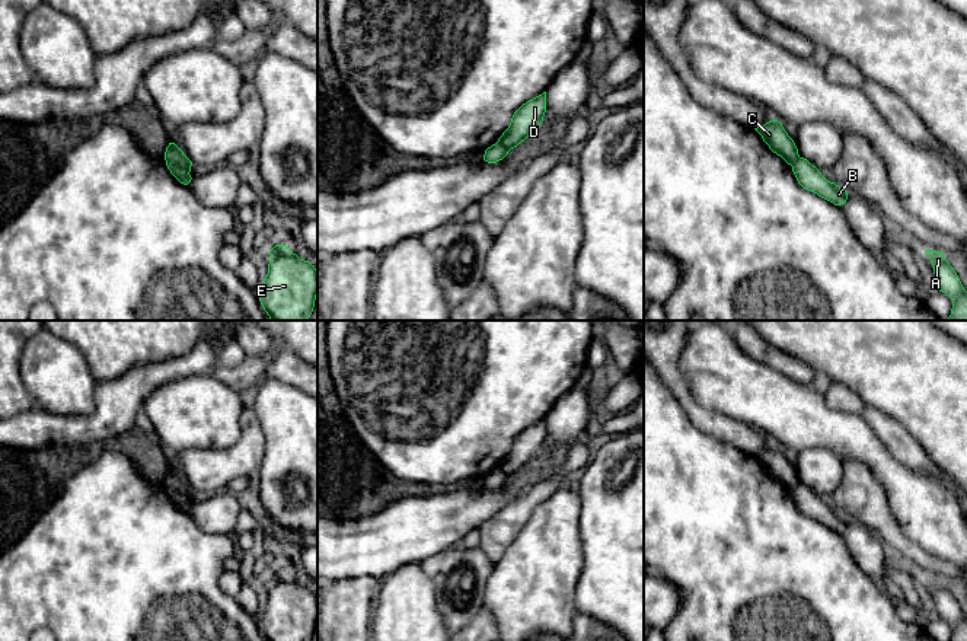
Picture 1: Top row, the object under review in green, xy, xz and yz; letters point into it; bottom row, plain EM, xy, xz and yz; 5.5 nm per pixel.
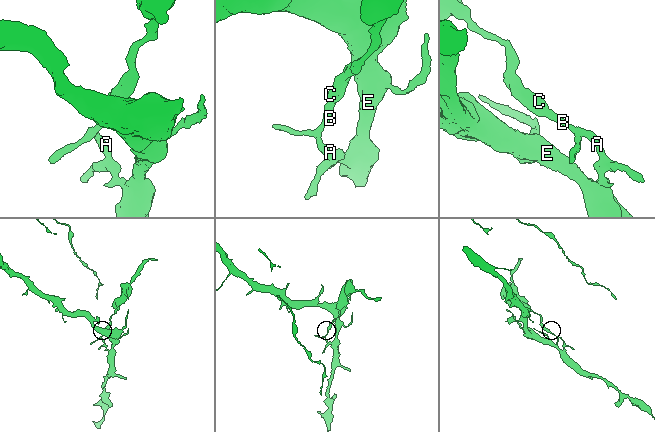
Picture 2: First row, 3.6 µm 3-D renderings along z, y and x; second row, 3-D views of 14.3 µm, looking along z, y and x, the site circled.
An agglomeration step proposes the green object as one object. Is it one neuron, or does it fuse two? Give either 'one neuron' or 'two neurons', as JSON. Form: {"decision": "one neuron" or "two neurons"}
{"decision": "two neurons"}

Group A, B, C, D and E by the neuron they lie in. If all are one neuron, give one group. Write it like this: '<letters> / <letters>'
A B E / C D

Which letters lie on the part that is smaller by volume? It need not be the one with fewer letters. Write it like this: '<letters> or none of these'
C, D

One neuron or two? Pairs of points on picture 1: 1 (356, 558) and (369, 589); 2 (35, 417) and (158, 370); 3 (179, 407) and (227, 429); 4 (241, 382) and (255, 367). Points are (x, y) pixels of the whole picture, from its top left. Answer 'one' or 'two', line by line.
1: two
2: one
3: one
4: one

